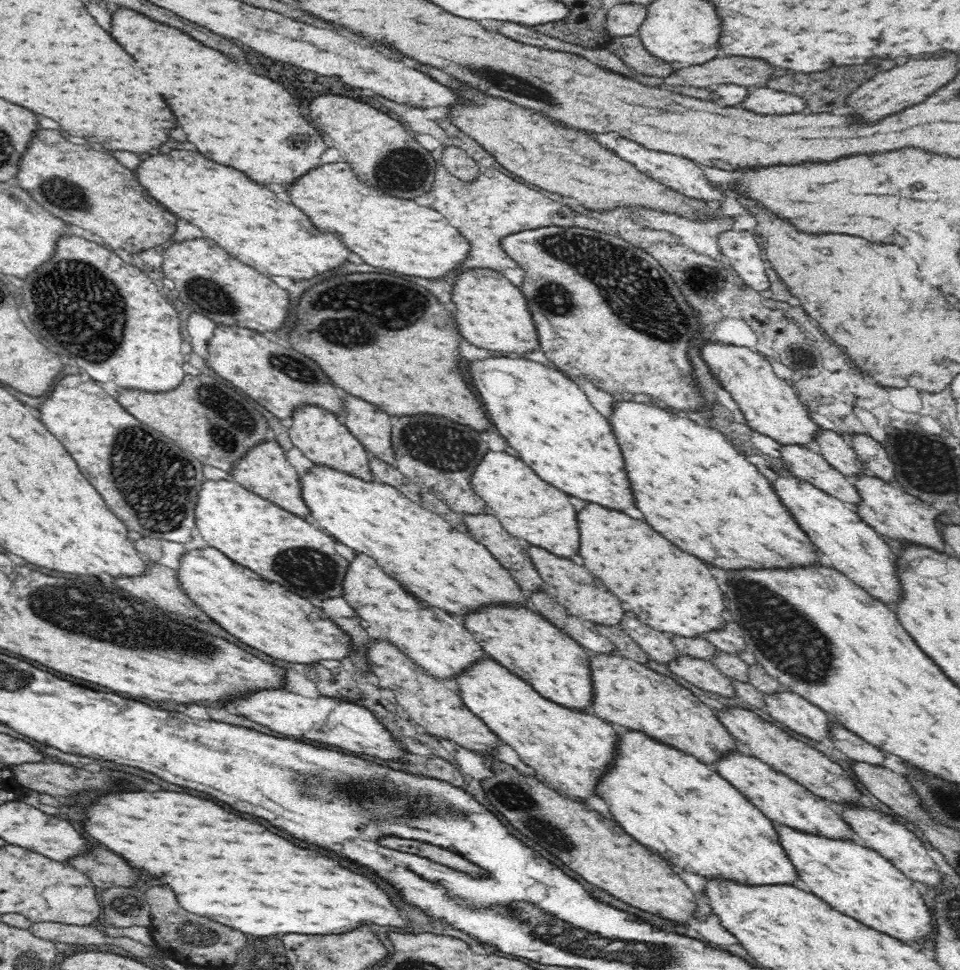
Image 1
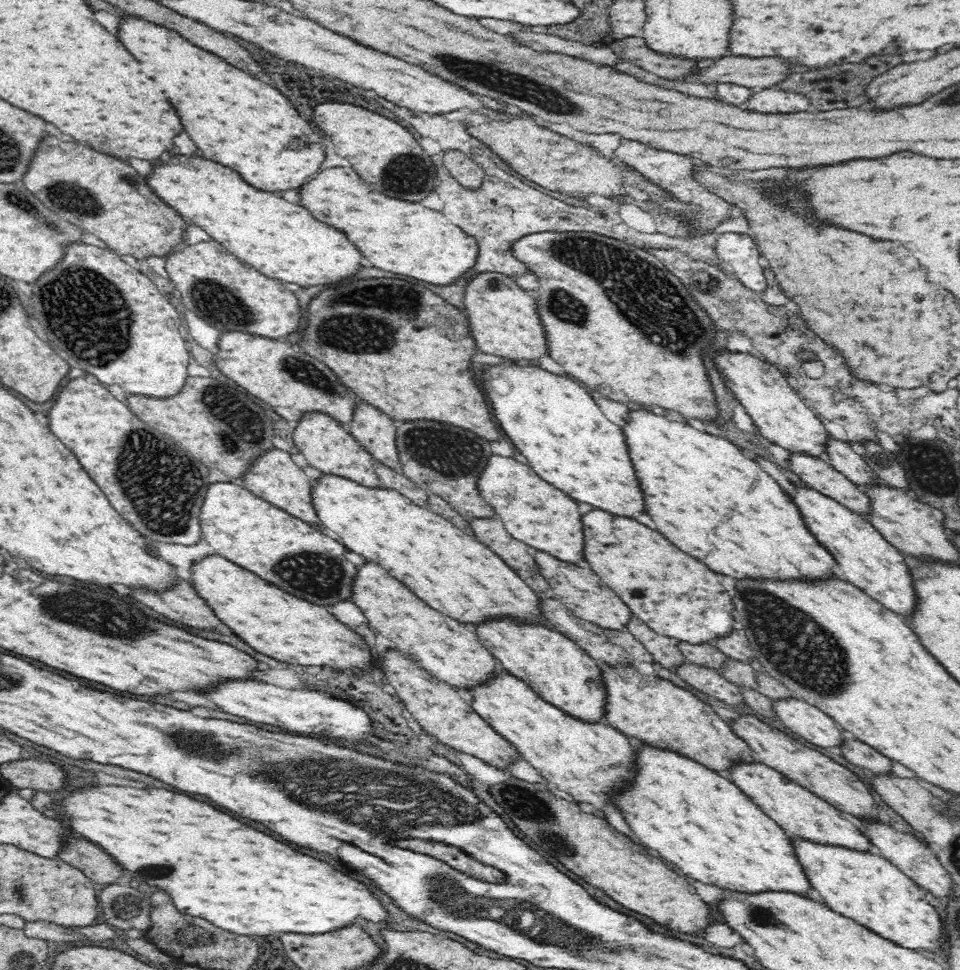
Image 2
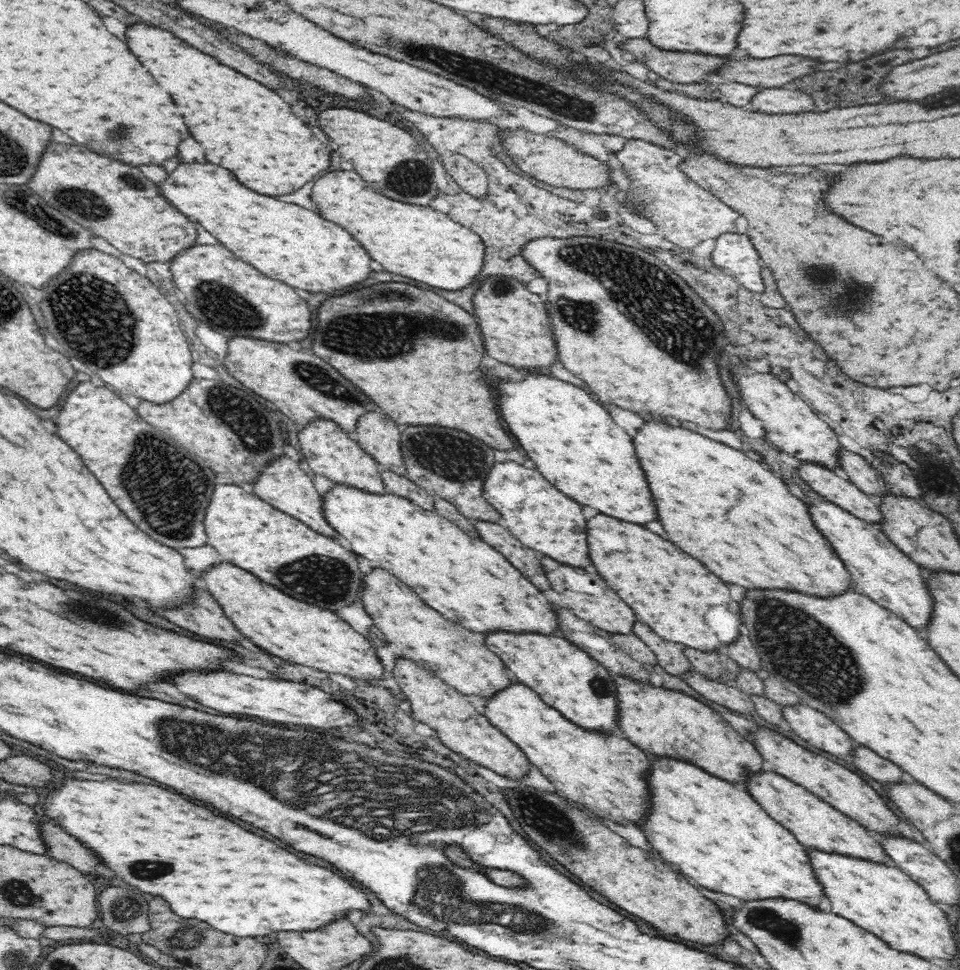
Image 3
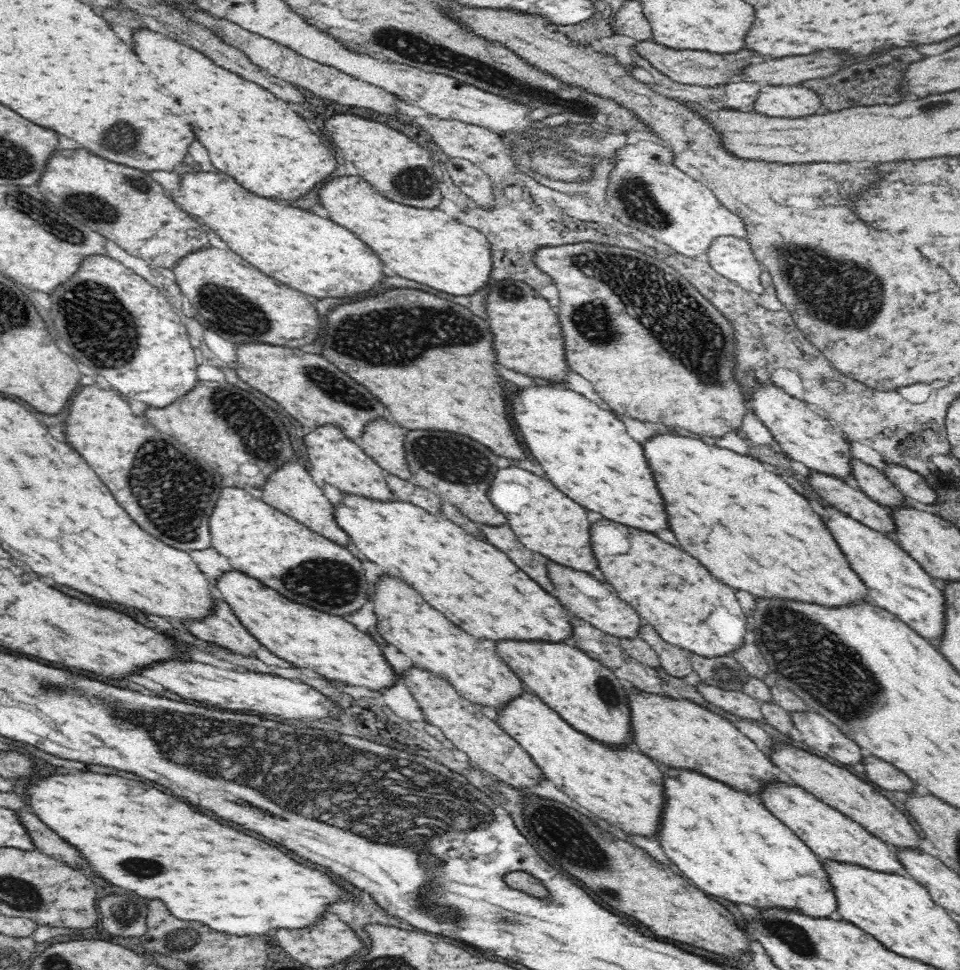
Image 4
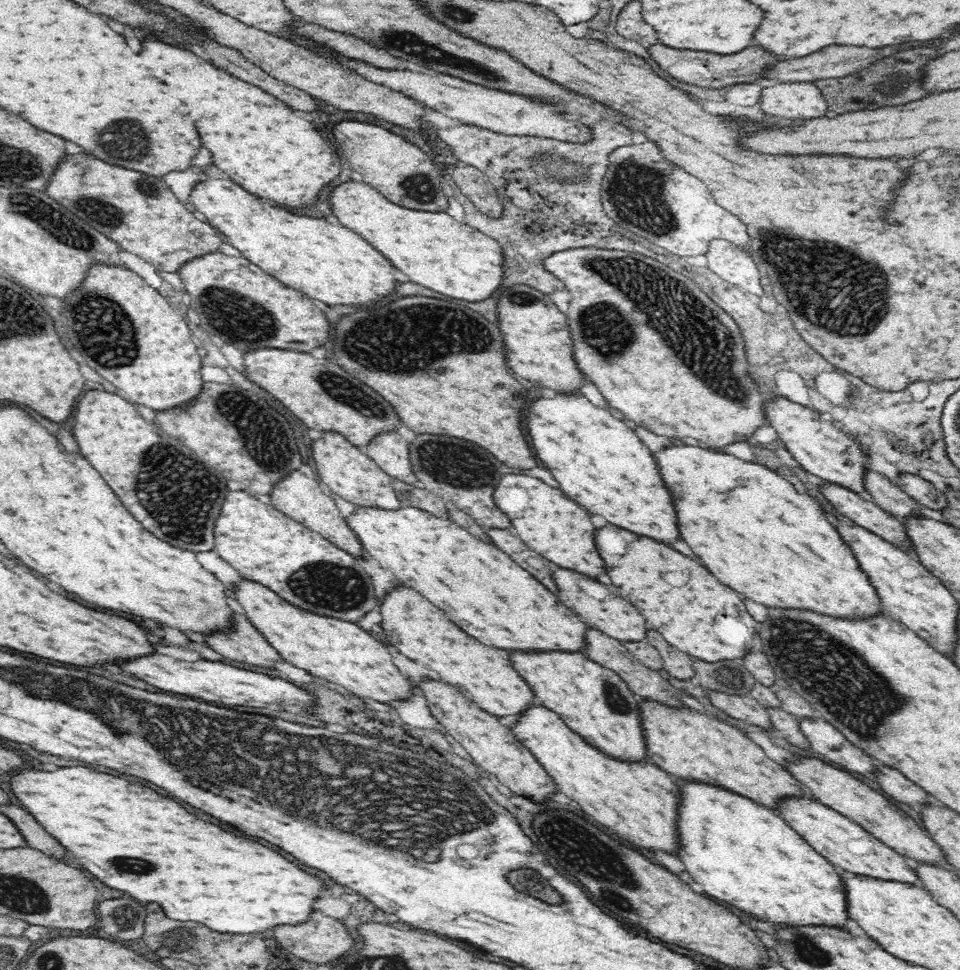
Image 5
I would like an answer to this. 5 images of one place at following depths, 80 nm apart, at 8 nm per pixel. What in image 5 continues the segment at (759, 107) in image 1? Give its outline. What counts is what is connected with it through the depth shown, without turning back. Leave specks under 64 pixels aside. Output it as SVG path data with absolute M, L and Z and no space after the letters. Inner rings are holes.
M813 81L765 84L760 100L762 112L784 118L824 118L828 99Z

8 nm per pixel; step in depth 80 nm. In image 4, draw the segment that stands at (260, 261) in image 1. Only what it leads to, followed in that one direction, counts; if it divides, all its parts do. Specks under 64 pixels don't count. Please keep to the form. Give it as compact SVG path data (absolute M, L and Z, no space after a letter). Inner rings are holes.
M202 171L184 176L182 191L172 198L199 217L227 246L264 274L308 296L354 300L384 284L384 263L358 235L345 226L266 199L238 184L227 174Z

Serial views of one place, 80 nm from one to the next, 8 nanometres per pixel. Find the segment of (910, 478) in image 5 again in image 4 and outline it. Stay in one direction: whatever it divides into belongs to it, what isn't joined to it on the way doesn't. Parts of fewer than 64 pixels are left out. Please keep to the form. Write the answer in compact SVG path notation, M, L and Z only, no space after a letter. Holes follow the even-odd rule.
M889 463L884 474L890 478L890 481L892 481L892 483L898 487L898 490L904 493L910 501L914 500L922 504L936 504L938 494L936 494L936 490L930 488L930 484L924 480L922 475L906 467Z

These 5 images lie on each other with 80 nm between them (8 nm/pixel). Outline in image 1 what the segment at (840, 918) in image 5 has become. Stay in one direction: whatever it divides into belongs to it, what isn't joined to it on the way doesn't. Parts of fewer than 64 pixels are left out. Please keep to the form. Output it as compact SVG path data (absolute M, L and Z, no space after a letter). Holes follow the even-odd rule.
M620 730L620 750L619 757L610 772L599 784L599 796L606 802L614 820L622 828L633 836L638 842L647 846L649 849L659 852L661 857L668 862L672 862L688 874L699 874L707 880L733 882L739 886L746 887L770 887L770 886L792 886L803 887L800 882L800 875L792 859L788 857L787 850L784 849L783 841L780 838L779 830L774 826L771 818L768 818L755 804L752 804L728 779L720 775L711 765L700 762L697 758L684 754L674 748L653 741L648 735L638 733L629 733L626 730Z

